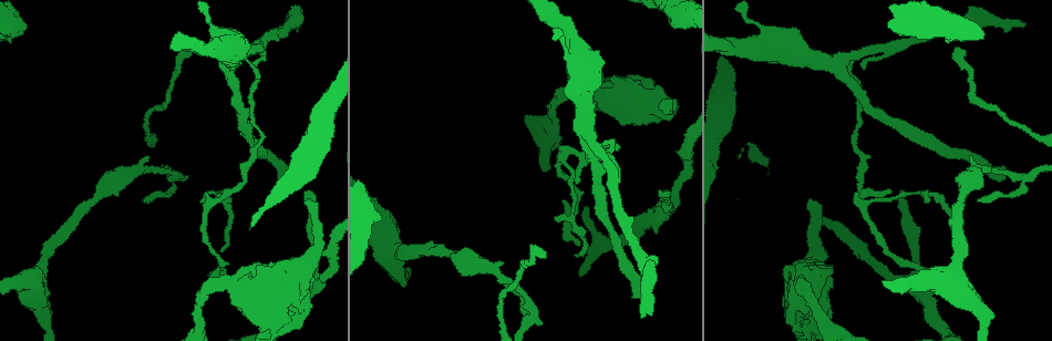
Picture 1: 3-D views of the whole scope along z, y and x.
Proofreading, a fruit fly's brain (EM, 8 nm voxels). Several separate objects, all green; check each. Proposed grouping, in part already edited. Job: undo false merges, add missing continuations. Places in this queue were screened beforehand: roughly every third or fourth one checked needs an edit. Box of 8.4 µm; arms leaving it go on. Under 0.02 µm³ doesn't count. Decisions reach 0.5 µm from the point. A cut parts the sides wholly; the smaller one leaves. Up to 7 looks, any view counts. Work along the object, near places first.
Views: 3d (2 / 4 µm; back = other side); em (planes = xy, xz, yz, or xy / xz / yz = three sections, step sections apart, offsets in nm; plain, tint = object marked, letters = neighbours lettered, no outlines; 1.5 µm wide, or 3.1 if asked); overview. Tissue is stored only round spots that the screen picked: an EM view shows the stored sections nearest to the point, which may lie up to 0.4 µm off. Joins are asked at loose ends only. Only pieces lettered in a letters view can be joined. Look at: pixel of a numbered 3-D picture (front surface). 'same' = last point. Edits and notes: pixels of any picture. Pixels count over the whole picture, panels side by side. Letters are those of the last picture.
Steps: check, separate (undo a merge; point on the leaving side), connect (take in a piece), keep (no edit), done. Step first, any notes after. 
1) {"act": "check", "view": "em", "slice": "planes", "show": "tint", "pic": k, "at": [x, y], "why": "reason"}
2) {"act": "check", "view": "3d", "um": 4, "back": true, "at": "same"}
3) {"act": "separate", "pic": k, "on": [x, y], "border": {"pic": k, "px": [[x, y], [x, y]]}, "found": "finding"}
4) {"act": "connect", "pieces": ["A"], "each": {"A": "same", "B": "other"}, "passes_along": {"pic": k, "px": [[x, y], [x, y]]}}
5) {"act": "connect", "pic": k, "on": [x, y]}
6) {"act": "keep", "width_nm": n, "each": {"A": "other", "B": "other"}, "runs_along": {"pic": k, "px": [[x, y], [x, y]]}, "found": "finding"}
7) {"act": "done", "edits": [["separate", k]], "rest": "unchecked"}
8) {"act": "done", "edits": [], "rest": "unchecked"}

{"act": "check", "view": "3d", "um": 4, "pic": 1, "at": [529, 307], "why": "abrupt turn"}

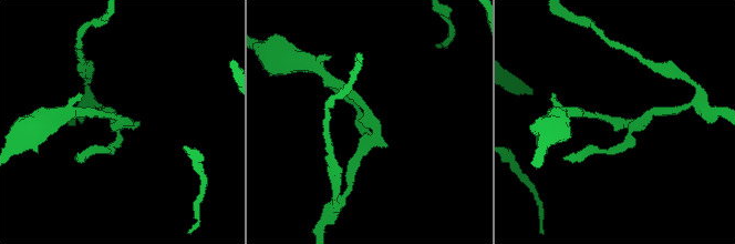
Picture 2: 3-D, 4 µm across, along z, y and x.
{"act": "check", "view": "em", "slice": "planes", "show": "tint", "pic": 2, "at": [371, 121]}

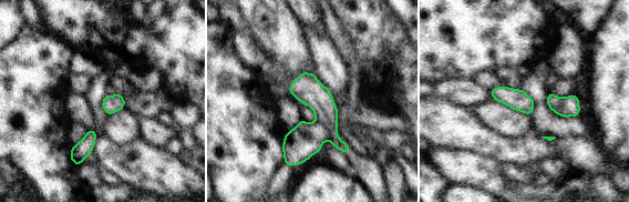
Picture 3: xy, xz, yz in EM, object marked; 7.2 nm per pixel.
{"act": "check", "view": "em", "slice": "planes", "show": "letters", "at": "same"}

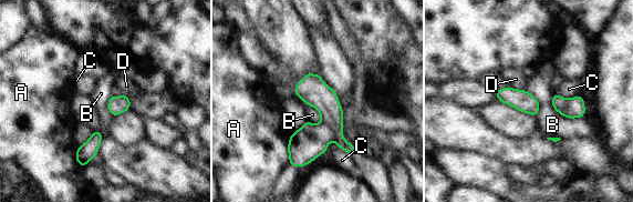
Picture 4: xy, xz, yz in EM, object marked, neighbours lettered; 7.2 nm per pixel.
{"act": "separate", "pic": 4, "on": [310, 141], "longest_contact_nm": ["B", 320], "each": {"A": "other", "B": "other", "C": "other", "D": "other"}, "found": "a second cell is stuck on"}

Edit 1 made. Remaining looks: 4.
{"act": "check", "view": "em", "slice": "planes", "show": "letters", "pic": 1, "at": [809, 201], "why": "an open end"}

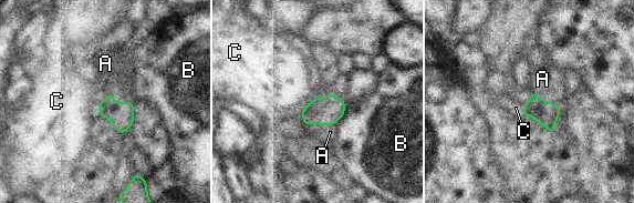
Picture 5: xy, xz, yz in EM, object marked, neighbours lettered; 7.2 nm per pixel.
{"act": "connect", "pieces": ["A"], "each": {"A": "same", "B": "other", "C": "other"}, "passes_along": {"pic": 5, "px": [[326, 110], [323, 124], [330, 132]]}, "found": "it goes on there"}

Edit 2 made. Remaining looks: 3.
{"act": "check", "view": "3d", "um": 4, "pic": 1, "at": [240, 285], "why": "thick turns thin"}

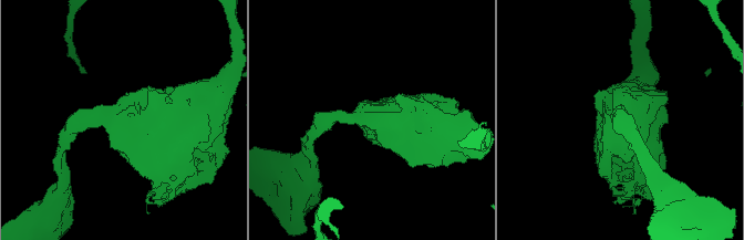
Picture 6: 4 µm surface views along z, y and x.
{"act": "check", "view": "em", "slice": "planes", "show": "letters", "pic": 6, "at": [118, 121]}

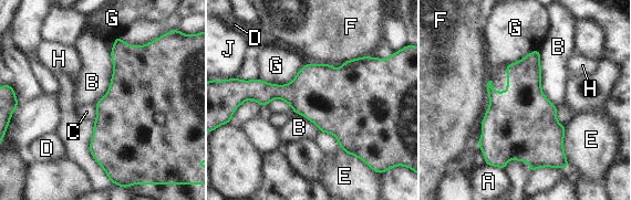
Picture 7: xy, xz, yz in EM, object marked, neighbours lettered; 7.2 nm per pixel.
{"act": "keep", "longest_contact_nm": ["B", 500], "each": {"A": "other", "B": "other", "C": "other", "D": "other", "E": "other", "F": "other", "G": "other", "H": "other", "J": "other"}, "found": "continuous, no second cell"}

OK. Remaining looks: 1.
{"act": "done", "edits": [["separate", 4], ["connect", 5]], "rest": "unchecked"}

